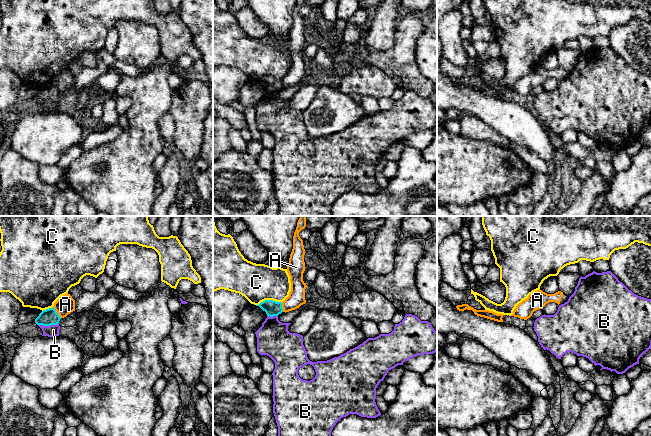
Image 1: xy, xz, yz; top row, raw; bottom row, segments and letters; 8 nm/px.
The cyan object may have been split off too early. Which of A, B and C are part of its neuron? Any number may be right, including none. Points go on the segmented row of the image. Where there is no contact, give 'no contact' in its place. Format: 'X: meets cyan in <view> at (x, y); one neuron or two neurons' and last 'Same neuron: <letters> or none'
A: meets cyan in xy at (56, 312); two neurons
B: meets cyan in xy at (48, 325); two neurons
C: meets cyan in xz at (268, 300); two neurons
Same neuron: none

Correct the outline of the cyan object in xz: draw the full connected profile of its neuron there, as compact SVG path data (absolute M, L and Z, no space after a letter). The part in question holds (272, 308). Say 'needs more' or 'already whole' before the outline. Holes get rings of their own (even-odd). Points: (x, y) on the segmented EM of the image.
already whole; M265 300L256 306L259 306L263 311L266 312L267 316L270 316L270 317L278 316L283 312L282 302Z

